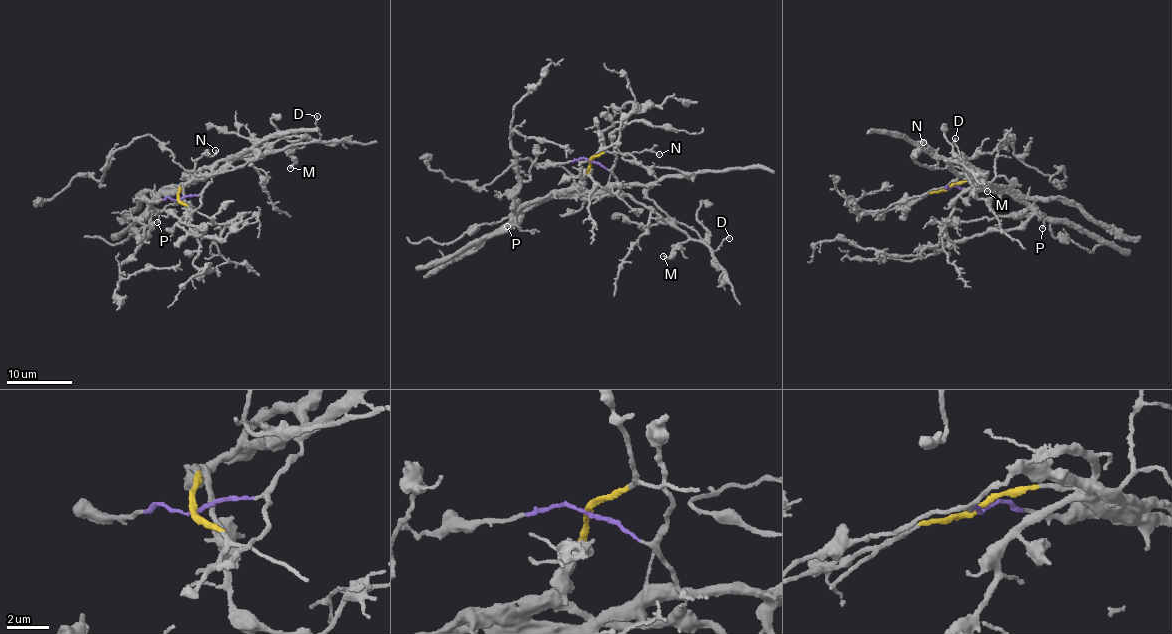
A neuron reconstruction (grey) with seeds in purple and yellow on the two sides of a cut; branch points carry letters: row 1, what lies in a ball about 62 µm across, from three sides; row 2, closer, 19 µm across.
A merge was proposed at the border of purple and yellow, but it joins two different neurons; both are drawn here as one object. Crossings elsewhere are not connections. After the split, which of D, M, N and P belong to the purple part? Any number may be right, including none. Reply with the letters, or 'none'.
D, N

